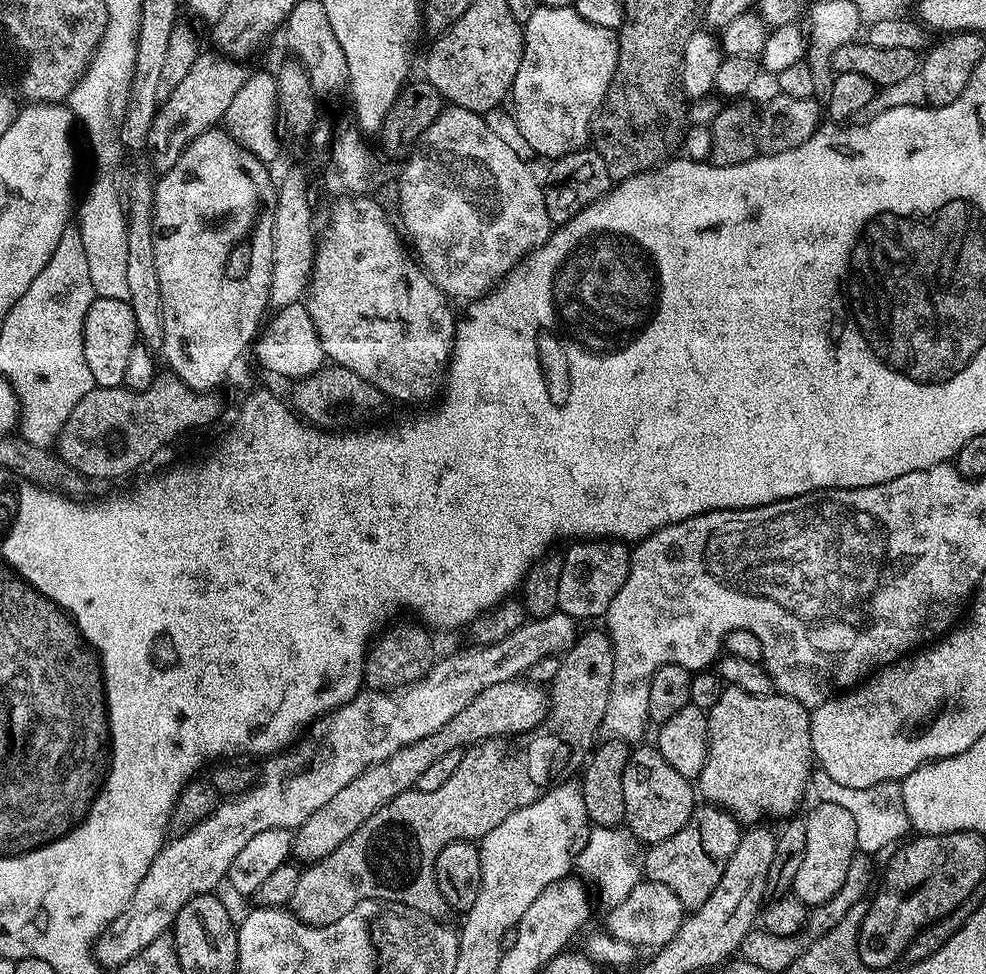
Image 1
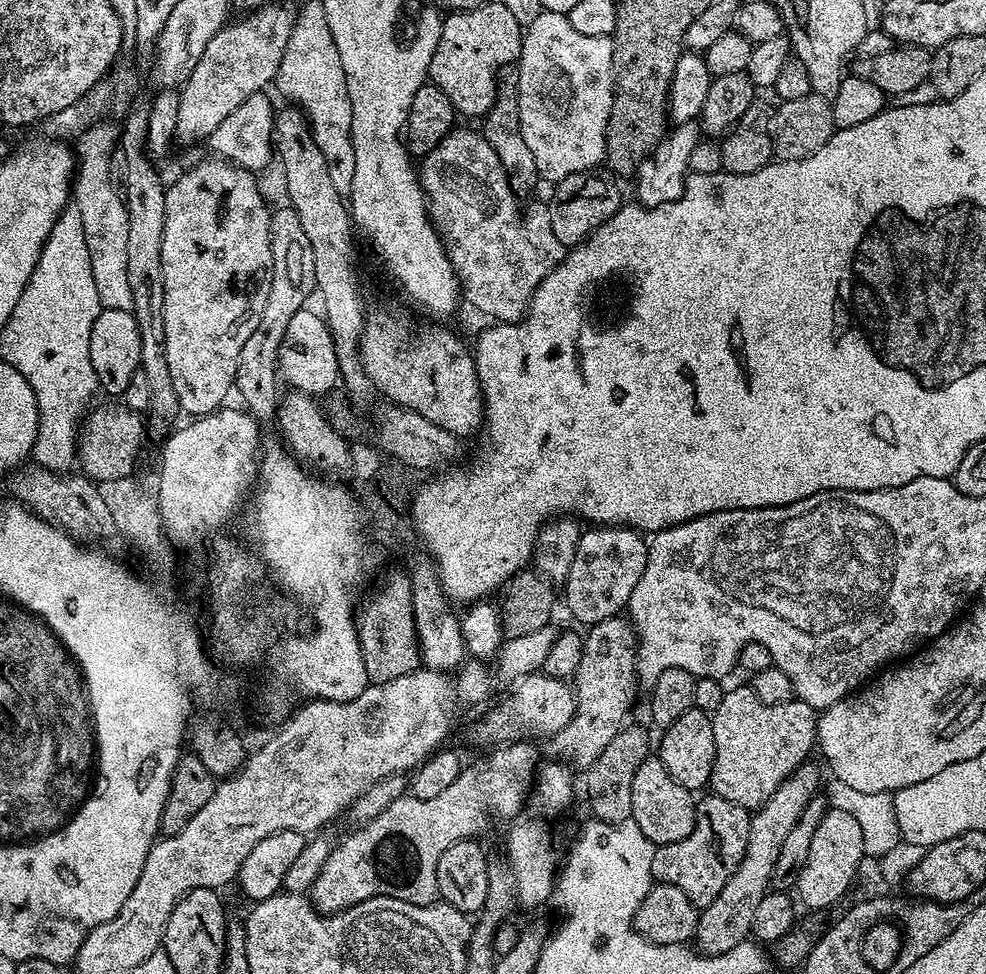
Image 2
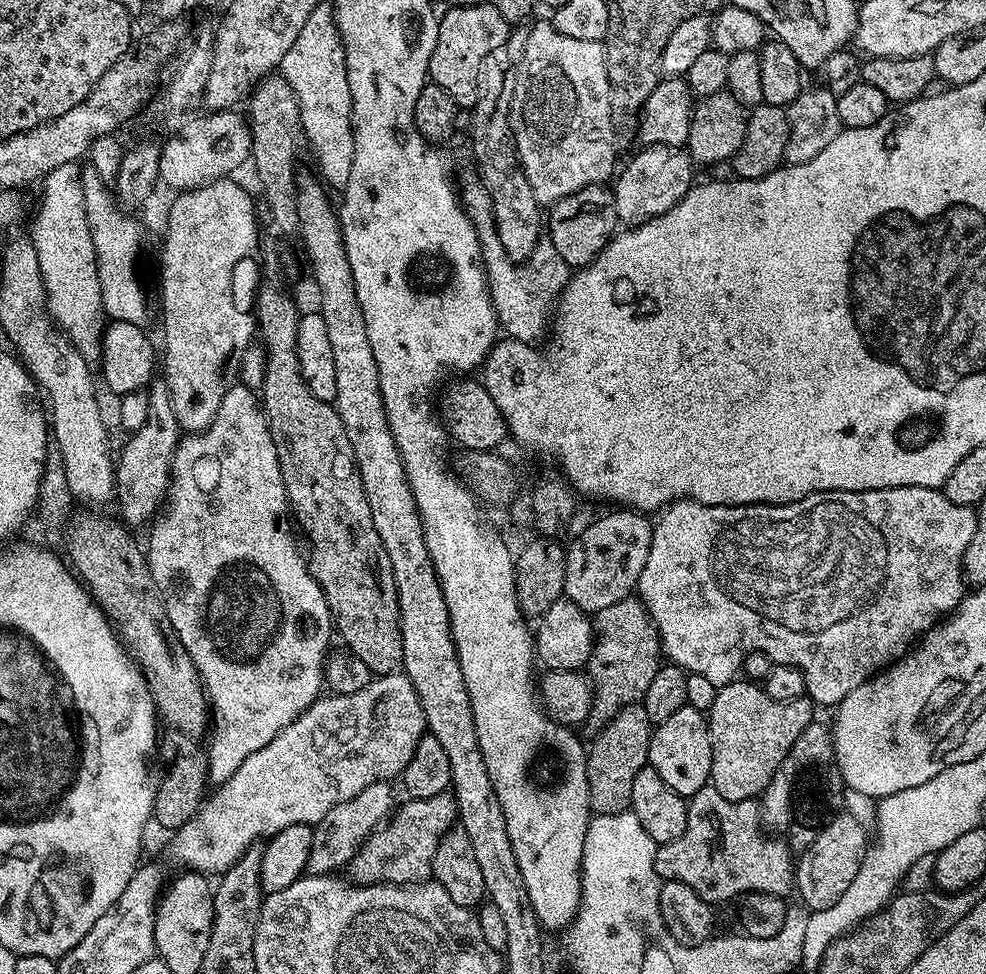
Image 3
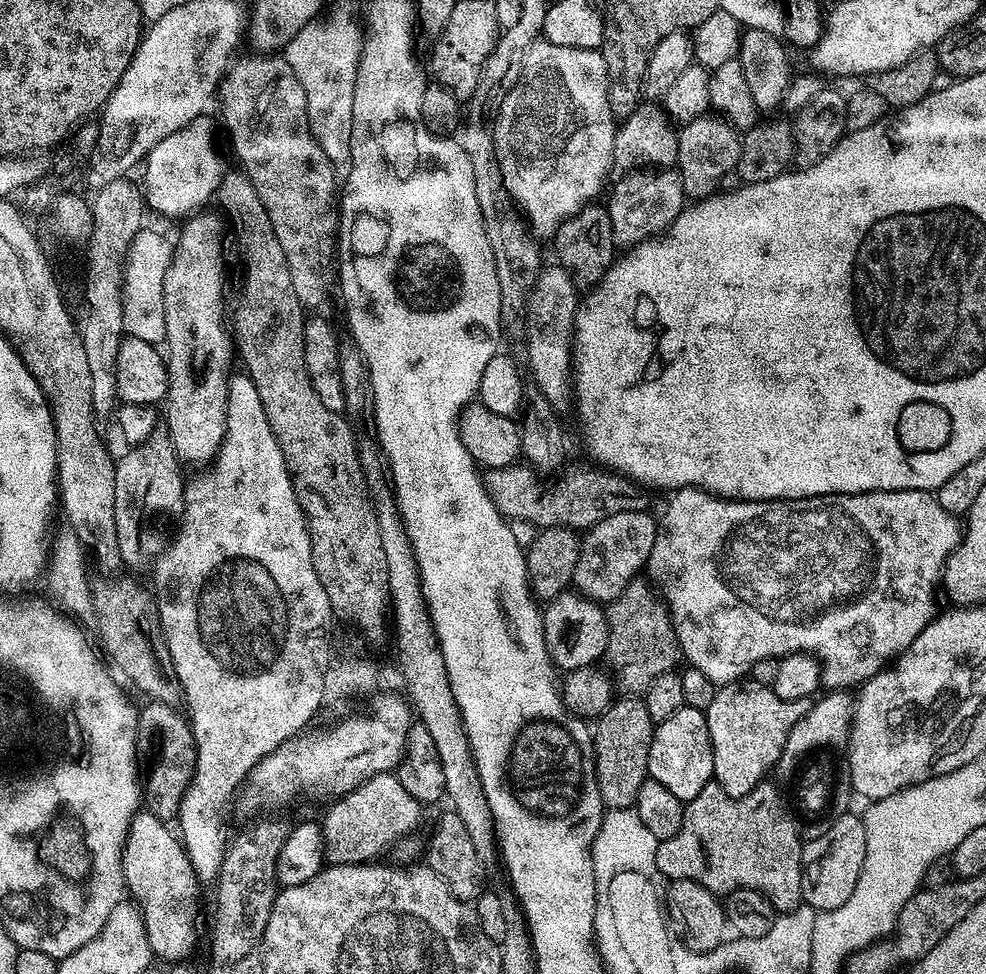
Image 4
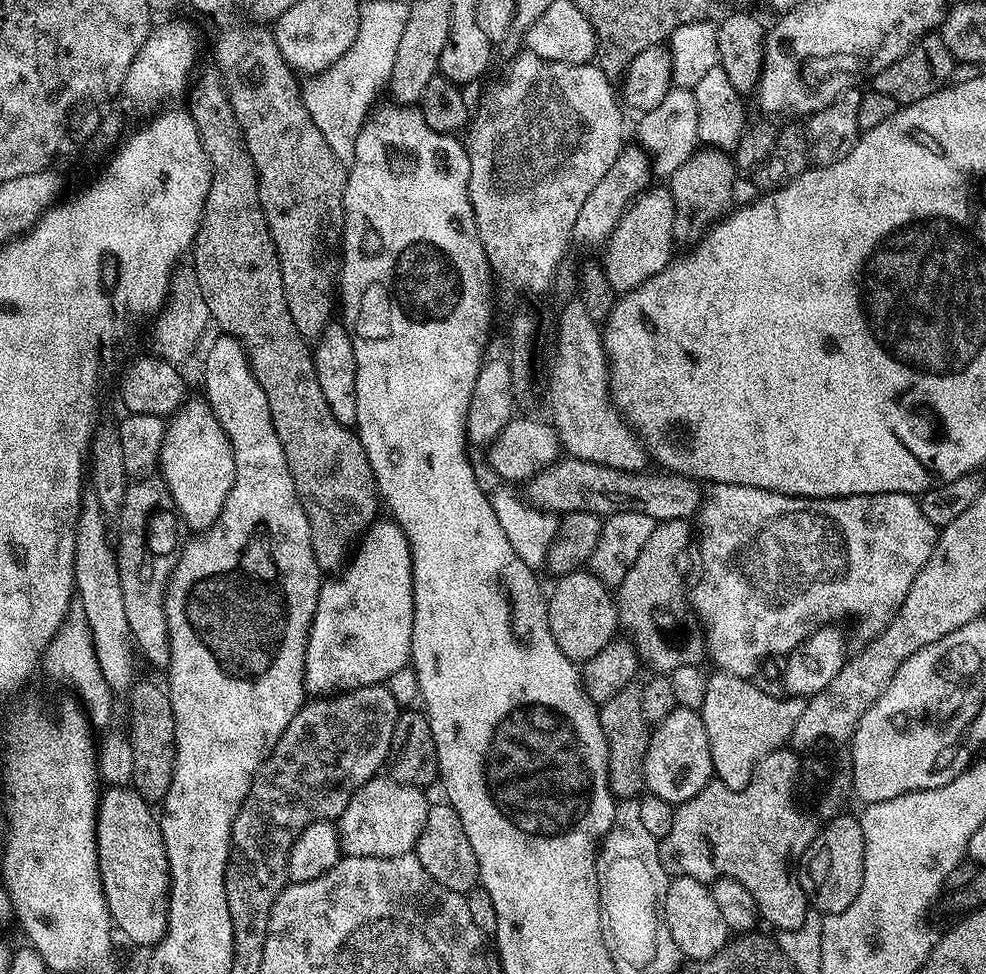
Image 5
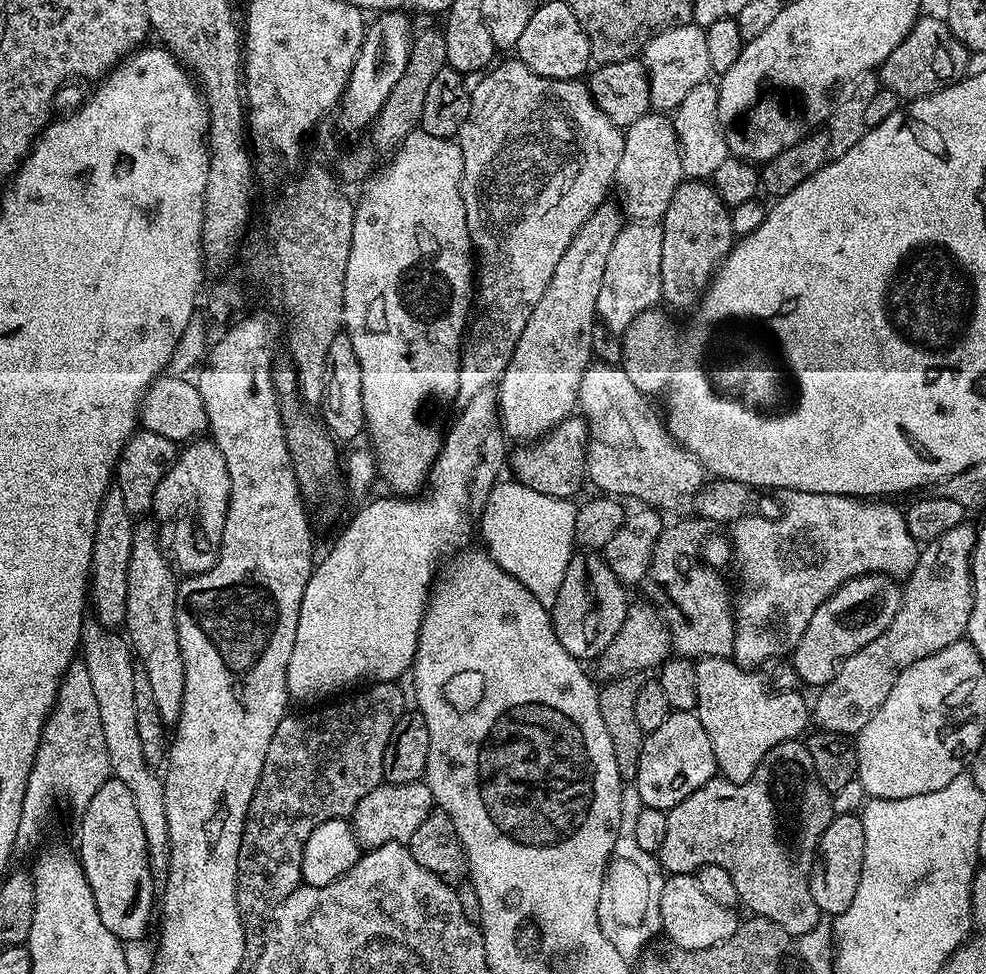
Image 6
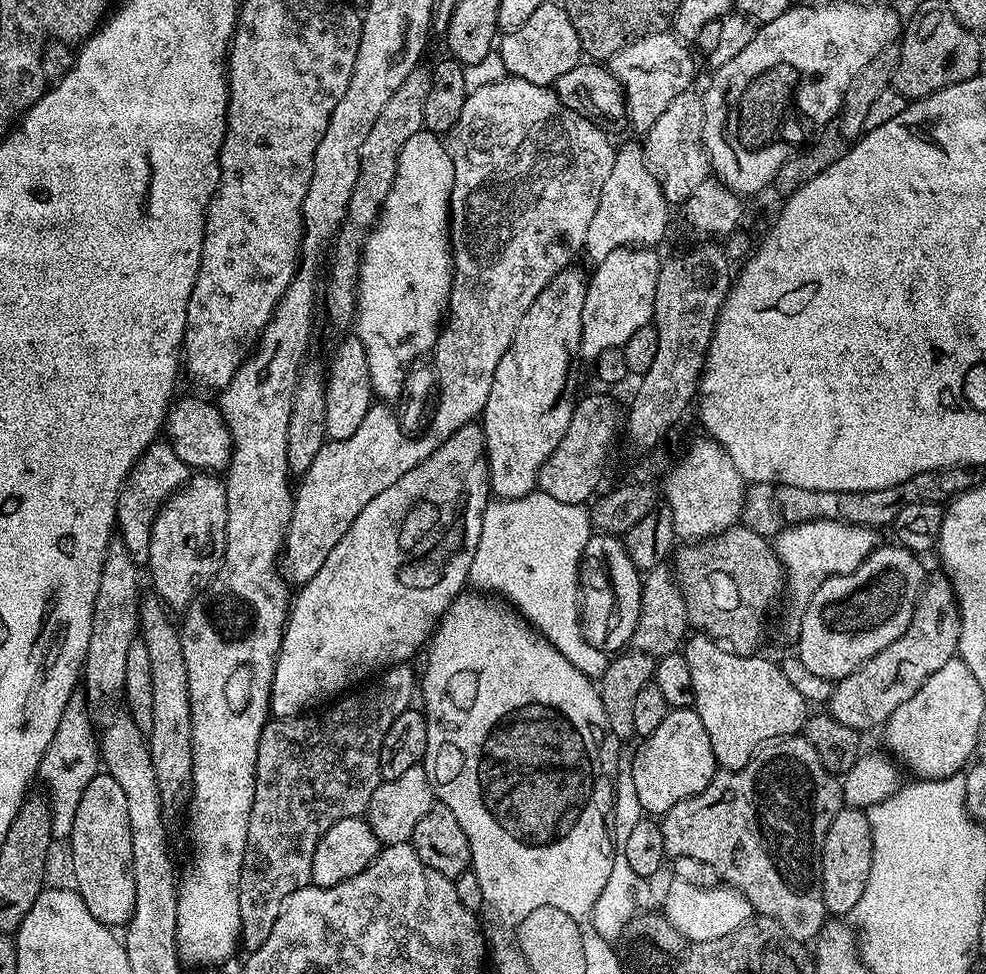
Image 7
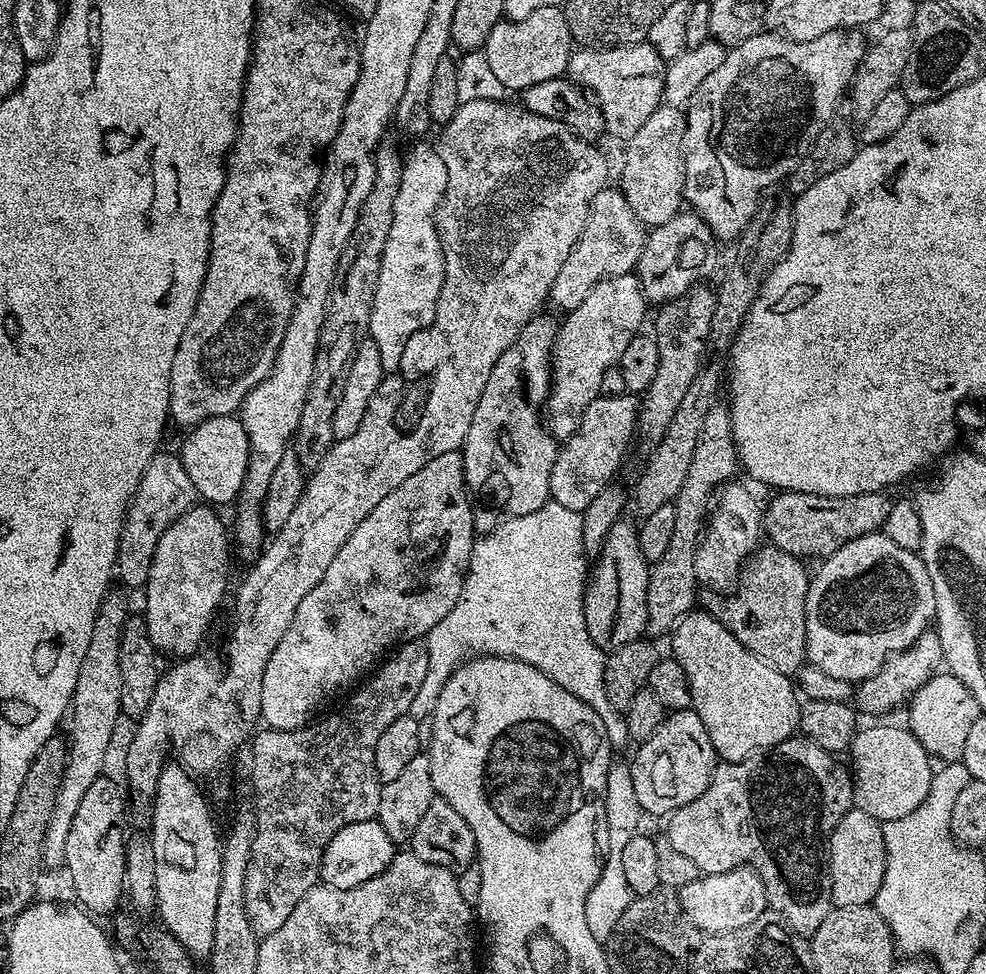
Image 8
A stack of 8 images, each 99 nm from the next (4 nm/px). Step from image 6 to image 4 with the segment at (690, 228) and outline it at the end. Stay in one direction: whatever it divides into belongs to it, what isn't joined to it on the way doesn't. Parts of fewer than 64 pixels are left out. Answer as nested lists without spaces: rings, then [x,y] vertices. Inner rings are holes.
[[[705,114],[683,125],[679,129],[678,158],[676,168],[684,187],[684,195],[689,201],[701,202],[721,191],[724,179],[735,173],[740,161],[742,136],[727,120],[716,114]]]

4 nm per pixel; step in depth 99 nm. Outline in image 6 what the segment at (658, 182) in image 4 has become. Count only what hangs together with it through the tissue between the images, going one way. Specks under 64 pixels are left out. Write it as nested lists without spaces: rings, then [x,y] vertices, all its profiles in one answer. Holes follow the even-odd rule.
[[[638,220],[625,223],[624,229],[614,238],[614,247],[606,257],[606,271],[602,274],[602,286],[598,290],[596,314],[599,323],[607,326],[609,333],[627,333],[630,322],[645,312],[648,308],[655,308],[661,303],[662,297],[662,227],[659,223]]]

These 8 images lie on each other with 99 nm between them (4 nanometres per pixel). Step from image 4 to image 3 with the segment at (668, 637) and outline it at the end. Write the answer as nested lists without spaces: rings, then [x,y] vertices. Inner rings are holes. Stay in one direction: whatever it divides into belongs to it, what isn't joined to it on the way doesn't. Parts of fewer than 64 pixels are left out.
[[[635,595],[627,596],[614,606],[595,613],[594,643],[586,665],[586,675],[592,682],[592,709],[587,727],[599,730],[616,717],[621,708],[643,701],[654,674],[662,667],[660,635],[650,618],[648,608]]]

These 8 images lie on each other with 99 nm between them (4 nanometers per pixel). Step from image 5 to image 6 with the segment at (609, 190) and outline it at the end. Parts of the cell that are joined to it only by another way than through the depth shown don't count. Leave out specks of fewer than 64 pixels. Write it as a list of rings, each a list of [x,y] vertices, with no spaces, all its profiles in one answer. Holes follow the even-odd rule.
[[[619,203],[598,205],[578,234],[574,234],[570,246],[566,246],[566,254],[562,254],[558,266],[554,266],[554,274],[550,282],[546,282],[546,291],[538,298],[538,306],[534,306],[534,314],[530,314],[522,338],[518,338],[496,388],[500,425],[509,441],[539,440],[555,424],[577,411],[578,386],[582,374],[594,360],[592,332],[598,323],[596,303],[602,274],[606,271],[606,257],[625,223],[626,217]]]

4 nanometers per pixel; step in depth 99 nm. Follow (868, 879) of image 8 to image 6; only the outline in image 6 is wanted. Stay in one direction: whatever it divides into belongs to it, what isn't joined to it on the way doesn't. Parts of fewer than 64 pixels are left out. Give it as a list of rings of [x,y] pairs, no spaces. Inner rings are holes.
[[[833,815],[830,826],[816,847],[816,863],[810,874],[810,894],[825,917],[835,918],[854,902],[858,882],[862,882],[862,858],[866,850],[866,830],[862,830],[859,815]]]

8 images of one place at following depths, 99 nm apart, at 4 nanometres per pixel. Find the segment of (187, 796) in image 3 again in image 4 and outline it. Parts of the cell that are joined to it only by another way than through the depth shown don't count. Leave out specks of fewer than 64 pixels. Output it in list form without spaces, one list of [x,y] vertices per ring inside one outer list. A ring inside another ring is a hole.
[[[149,699],[148,704],[139,705],[136,713],[136,731],[156,732],[156,745],[152,752],[156,761],[148,772],[148,777],[142,780],[142,804],[147,812],[154,814],[165,822],[177,819],[180,812],[180,803],[188,783],[196,773],[196,744],[192,740],[192,728],[189,727],[185,713],[175,712],[171,703],[163,700]]]

